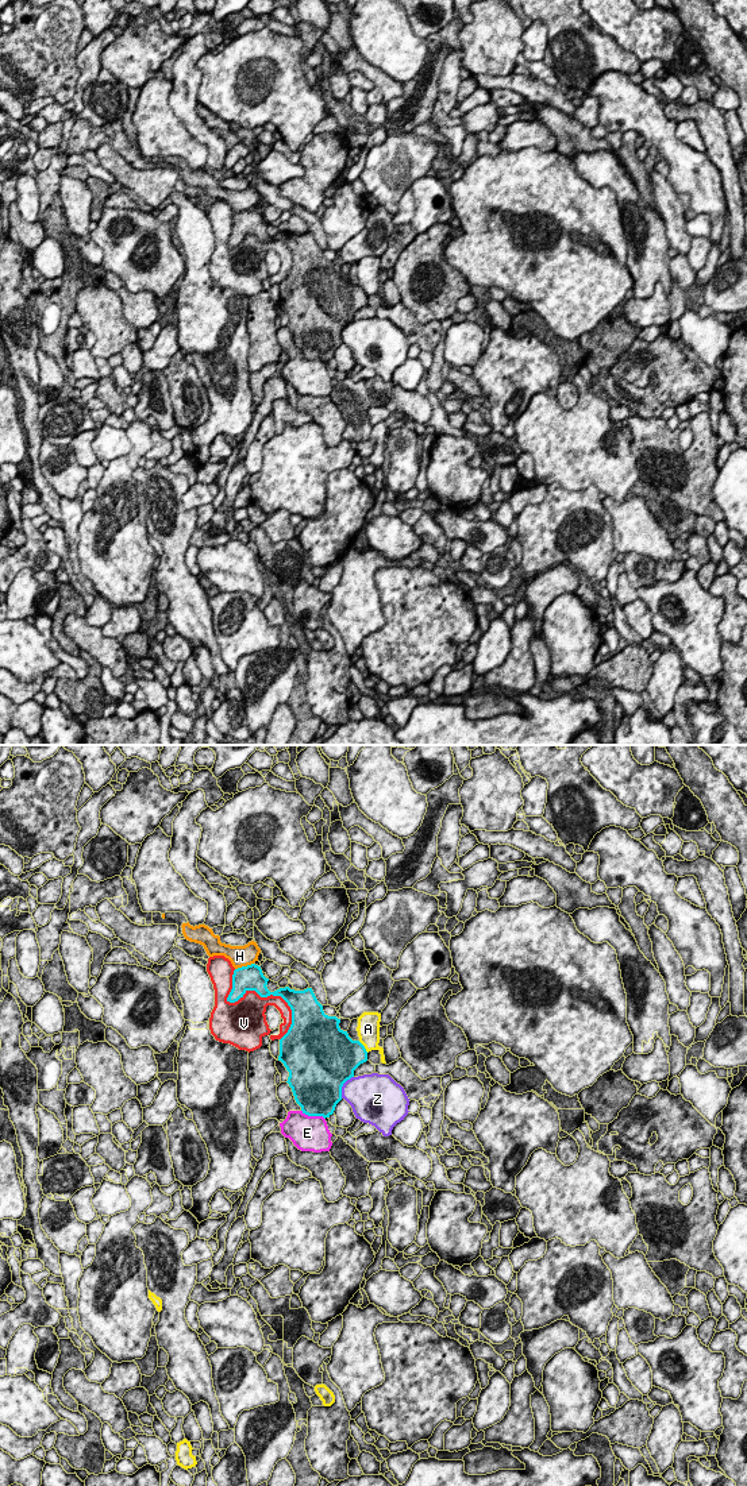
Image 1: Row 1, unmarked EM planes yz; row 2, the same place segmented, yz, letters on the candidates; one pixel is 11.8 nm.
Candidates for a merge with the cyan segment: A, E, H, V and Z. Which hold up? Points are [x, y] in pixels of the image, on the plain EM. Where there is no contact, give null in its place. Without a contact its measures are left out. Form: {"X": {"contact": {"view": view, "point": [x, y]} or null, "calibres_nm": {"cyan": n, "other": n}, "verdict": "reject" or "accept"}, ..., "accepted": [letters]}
{"A": {"contact": {"view": "yz", "point": [364, 290]}, "calibres_nm": {"cyan": 400, "other": 260}, "verdict": "reject"}, "E": {"contact": {"view": "yz", "point": [314, 359]}, "calibres_nm": {"cyan": 500, "other": 420}, "verdict": "reject"}, "H": {"contact": {"view": "yz", "point": [243, 211]}, "calibres_nm": {"cyan": 300, "other": 260}, "verdict": "reject"}, "V": {"contact": {"view": "yz", "point": [261, 240]}, "calibres_nm": {"cyan": 280, "other": 380}, "verdict": "reject"}, "Z": {"contact": {"view": "yz", "point": [342, 329]}, "calibres_nm": {"cyan": 500, "other": 400}, "verdict": "reject"}, "accepted": []}

